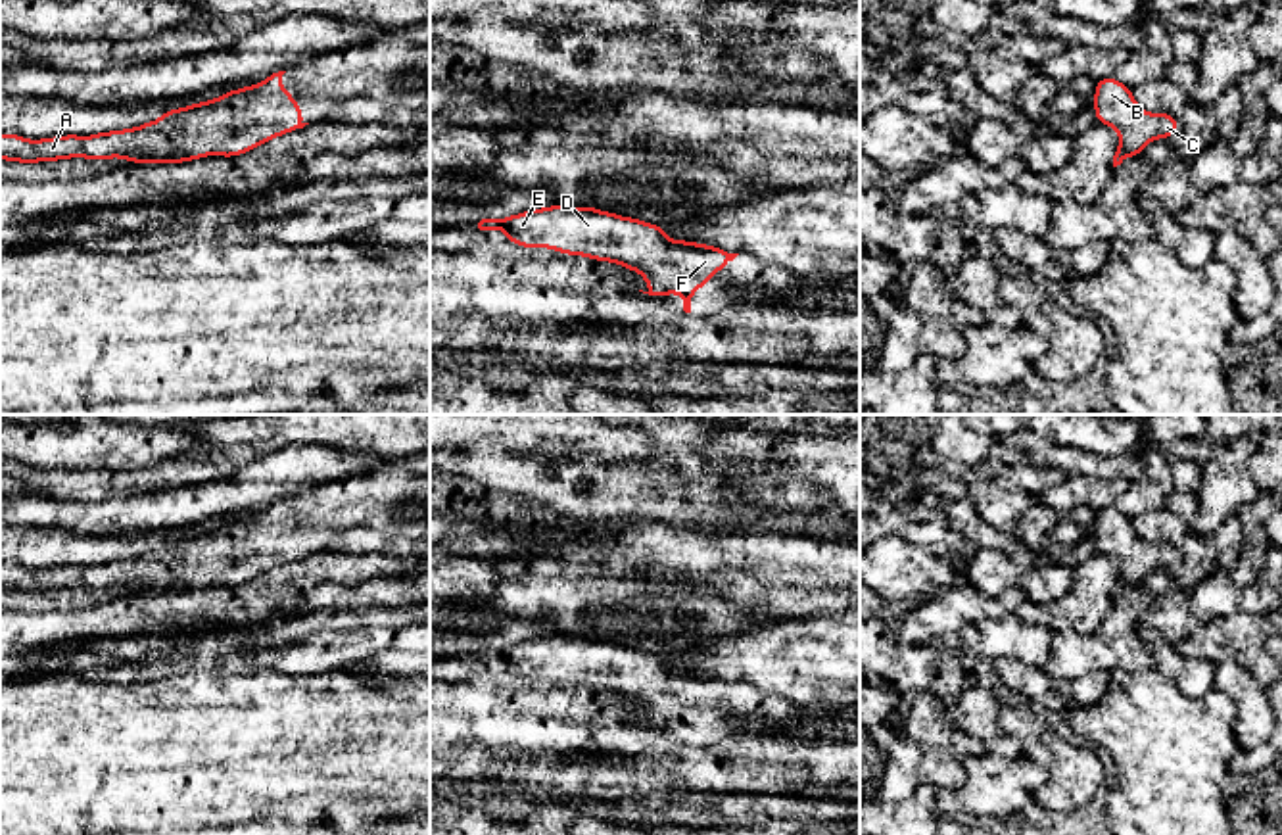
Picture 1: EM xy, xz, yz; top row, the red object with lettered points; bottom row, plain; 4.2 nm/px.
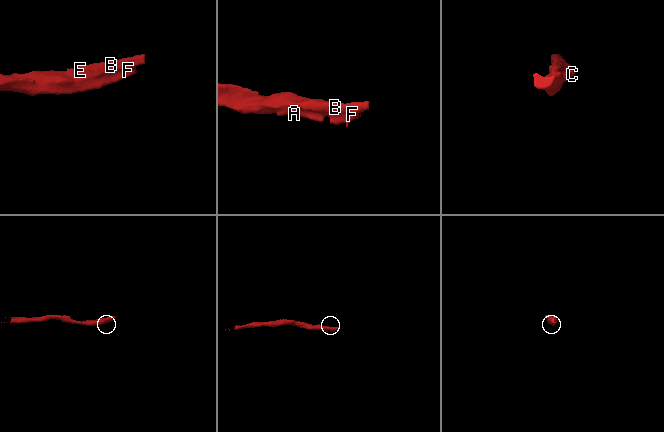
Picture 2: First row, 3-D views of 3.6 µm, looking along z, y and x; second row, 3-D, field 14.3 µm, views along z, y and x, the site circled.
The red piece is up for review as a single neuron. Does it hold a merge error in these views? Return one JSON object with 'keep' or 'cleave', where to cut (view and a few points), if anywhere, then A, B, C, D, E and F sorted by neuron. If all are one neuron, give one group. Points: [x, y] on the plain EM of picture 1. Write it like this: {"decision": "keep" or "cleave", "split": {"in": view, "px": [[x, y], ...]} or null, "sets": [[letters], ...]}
{"decision": "keep", "split": null, "sets": [["A", "B", "C", "D", "E", "F"]]}

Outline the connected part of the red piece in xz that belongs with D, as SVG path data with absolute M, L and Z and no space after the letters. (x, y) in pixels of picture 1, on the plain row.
M551 635L505 649L476 649L478 662L501 658L509 672L522 678L549 678L566 685L608 691L641 703L649 726L683 726L683 741L691 743L697 718L725 699L739 683L687 670L670 670L658 655L591 635Z

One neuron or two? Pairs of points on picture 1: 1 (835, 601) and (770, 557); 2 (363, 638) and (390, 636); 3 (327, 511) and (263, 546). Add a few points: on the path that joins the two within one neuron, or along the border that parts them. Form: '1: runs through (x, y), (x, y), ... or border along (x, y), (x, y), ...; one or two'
1: runs through (820, 592), (797, 569), (785, 565); one
2: runs through (369, 638), (384, 638); one
3: runs through (311, 523), (298, 532), (279, 534); one

